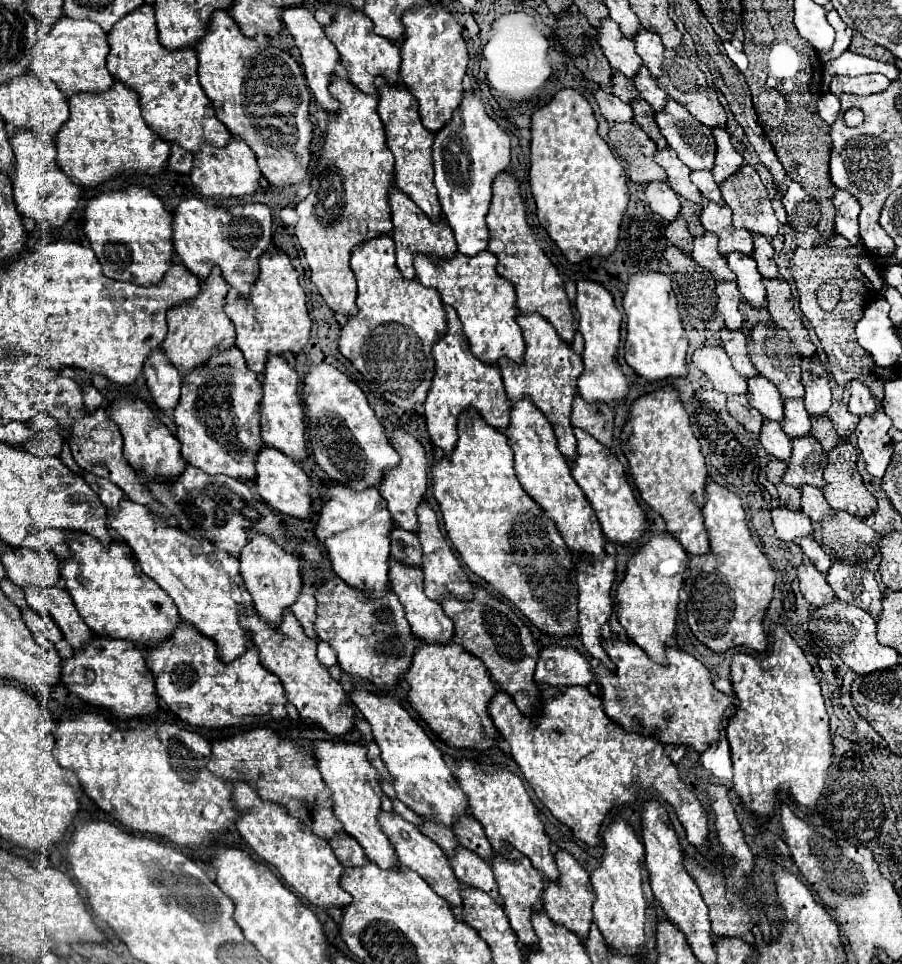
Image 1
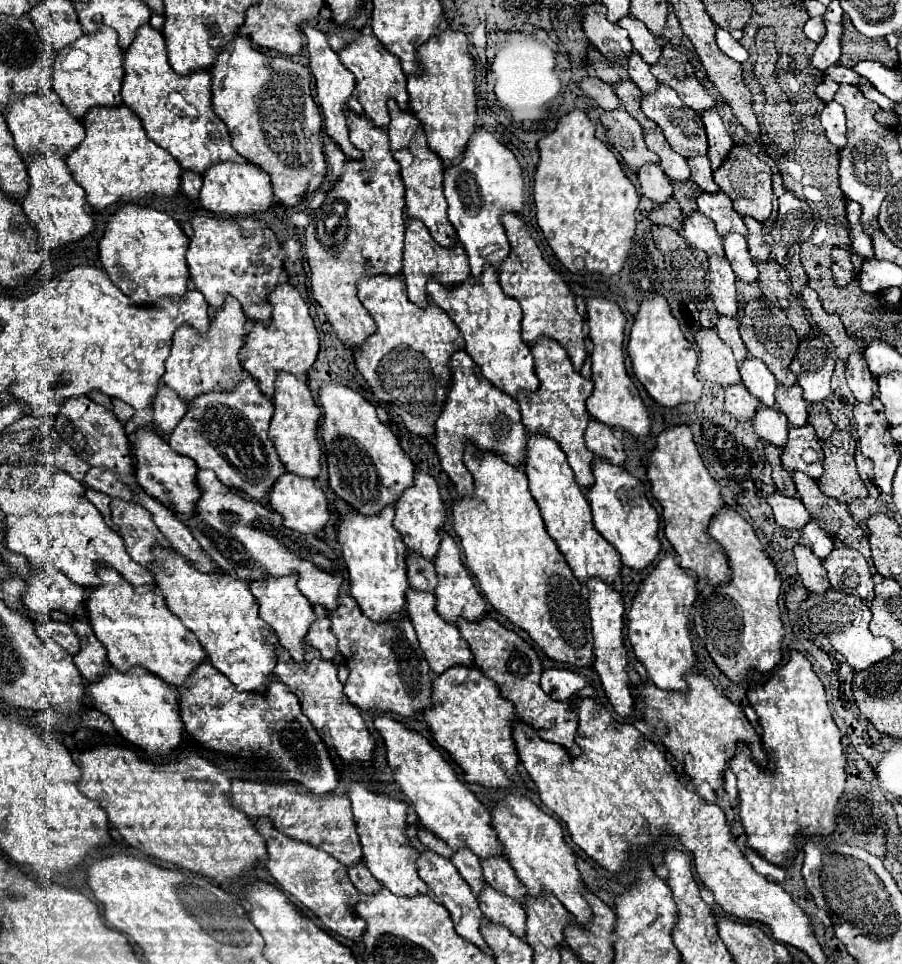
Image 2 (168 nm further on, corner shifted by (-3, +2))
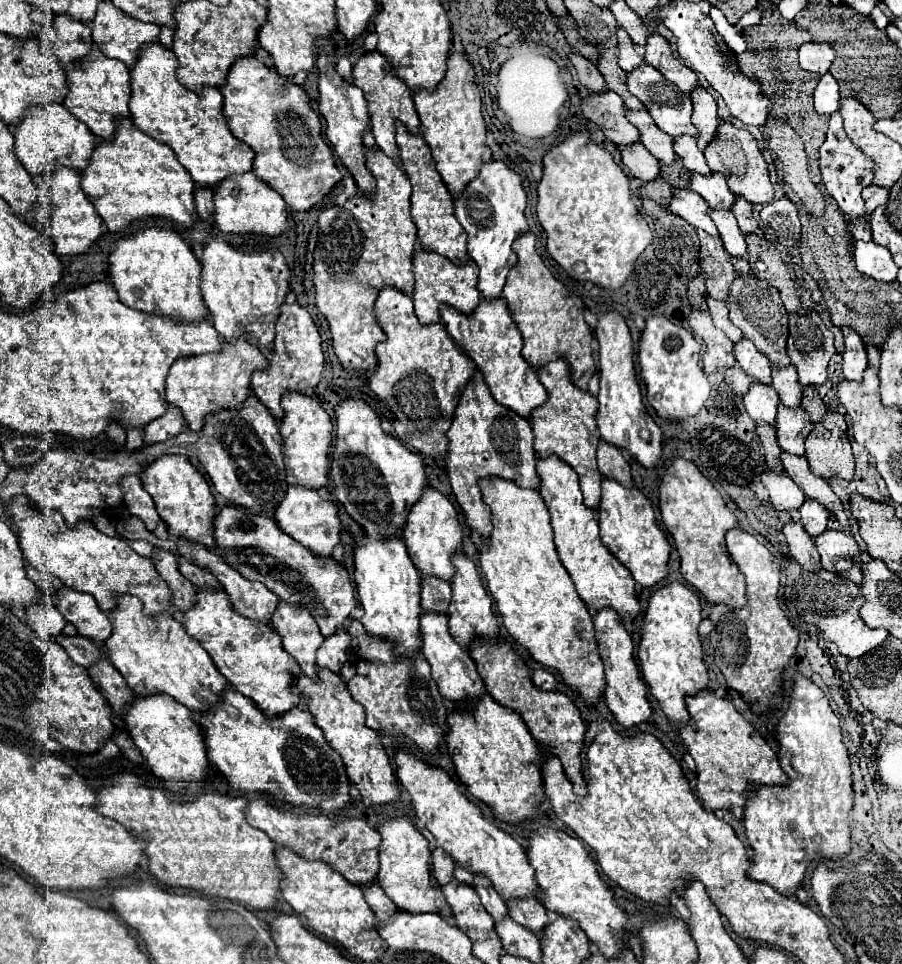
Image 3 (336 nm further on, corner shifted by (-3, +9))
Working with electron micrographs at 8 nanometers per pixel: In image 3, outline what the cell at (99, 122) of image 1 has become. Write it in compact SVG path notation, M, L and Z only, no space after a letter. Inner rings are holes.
M122 119L114 137L114 141L100 141L96 145L90 165L82 171L82 189L108 231L120 233L128 225L148 217L162 217L178 227L190 229L196 219L196 185L174 151L142 133L132 119Z

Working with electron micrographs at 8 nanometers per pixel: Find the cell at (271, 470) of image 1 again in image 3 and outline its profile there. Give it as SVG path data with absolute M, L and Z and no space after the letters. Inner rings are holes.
M288 487L286 497L282 499L280 507L276 509L276 523L296 543L304 545L316 557L322 557L322 559L332 559L332 551L340 543L342 523L338 519L338 507L336 507L336 503L326 501L326 499L320 499L318 491L312 491L312 489Z

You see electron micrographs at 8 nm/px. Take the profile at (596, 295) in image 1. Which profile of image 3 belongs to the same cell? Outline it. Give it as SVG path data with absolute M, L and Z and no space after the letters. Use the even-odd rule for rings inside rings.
M604 313L598 317L598 327L596 327L596 339L598 339L598 357L600 357L600 395L598 395L598 431L600 437L630 453L632 459L636 459L642 467L654 469L662 457L662 431L654 423L654 419L648 415L642 395L640 395L640 385L636 379L634 371L634 345L630 337L630 329L624 323L622 315L618 313Z

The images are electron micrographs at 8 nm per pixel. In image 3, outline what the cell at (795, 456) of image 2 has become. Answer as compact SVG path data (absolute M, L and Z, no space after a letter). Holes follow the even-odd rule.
M782 403L778 405L776 437L778 437L778 445L784 451L794 455L804 455L804 441L812 431L812 427L814 425L802 407L788 409Z

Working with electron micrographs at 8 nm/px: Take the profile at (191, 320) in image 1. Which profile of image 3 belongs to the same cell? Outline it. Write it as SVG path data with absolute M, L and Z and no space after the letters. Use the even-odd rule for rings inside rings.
M240 339L234 345L224 343L220 353L206 353L198 357L178 359L170 367L166 377L166 401L178 407L186 419L186 425L192 431L204 427L204 417L220 409L240 409L242 403L250 397L250 377L256 369L266 369L268 359L246 339Z

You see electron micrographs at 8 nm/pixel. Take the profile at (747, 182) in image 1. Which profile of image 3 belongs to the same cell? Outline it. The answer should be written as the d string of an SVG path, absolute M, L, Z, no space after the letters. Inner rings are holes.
M728 121L720 123L716 137L704 149L704 157L706 157L706 163L712 171L722 173L726 177L728 189L734 195L742 195L750 203L770 203L774 199L774 187L770 183L770 177L768 177L766 161L764 161L764 157L758 149L758 143L750 131L738 129Z

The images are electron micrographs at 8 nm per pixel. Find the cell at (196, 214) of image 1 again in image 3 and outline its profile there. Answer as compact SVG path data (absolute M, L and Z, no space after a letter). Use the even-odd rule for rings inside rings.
M216 239L204 247L202 253L202 295L212 313L214 329L222 335L226 343L236 343L242 335L246 335L248 343L254 343L258 349L272 351L274 341L274 325L280 315L280 305L288 295L288 279L290 269L280 251L246 251L228 245L224 239Z

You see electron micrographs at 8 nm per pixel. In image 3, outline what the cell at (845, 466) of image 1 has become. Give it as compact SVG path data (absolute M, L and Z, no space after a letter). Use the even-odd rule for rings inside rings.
M828 411L814 423L812 433L806 437L806 459L812 473L822 479L854 479L854 457L846 429L848 425L844 417L836 411Z

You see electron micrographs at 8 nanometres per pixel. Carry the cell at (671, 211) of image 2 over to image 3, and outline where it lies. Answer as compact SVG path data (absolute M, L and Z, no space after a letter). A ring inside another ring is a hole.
M658 177L658 181L644 183L638 191L640 191L640 197L650 197L652 201L656 201L662 207L668 207L670 197L672 197L672 187L662 177Z

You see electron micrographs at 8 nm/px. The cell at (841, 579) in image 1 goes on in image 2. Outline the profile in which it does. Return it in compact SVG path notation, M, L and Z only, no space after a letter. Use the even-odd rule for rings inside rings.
M850 546L834 548L832 554L824 560L824 568L834 590L852 594L864 600L866 604L872 602L874 598L872 572L866 558L858 550Z

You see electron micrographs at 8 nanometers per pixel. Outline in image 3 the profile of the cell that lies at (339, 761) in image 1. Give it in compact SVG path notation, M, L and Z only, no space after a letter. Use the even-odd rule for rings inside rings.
M398 817L398 819L388 819L382 823L380 827L380 835L382 835L382 843L380 843L380 875L378 875L378 883L384 889L384 893L394 901L394 905L402 911L408 913L440 913L444 919L450 917L452 909L448 909L448 903L444 899L444 895L440 893L440 885L432 873L432 859L430 859L430 849L428 849L428 841L422 837L422 833L418 833L412 825L412 821L408 817Z

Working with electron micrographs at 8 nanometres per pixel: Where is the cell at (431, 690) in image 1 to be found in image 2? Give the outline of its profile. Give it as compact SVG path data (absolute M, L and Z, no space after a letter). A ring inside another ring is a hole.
M452 666L438 674L432 684L432 706L424 710L424 720L430 726L430 732L438 746L450 752L454 762L464 770L466 782L476 782L486 788L514 788L522 782L518 776L518 752L512 742L512 720L514 704L500 696L500 690L488 676L484 676L476 666Z

